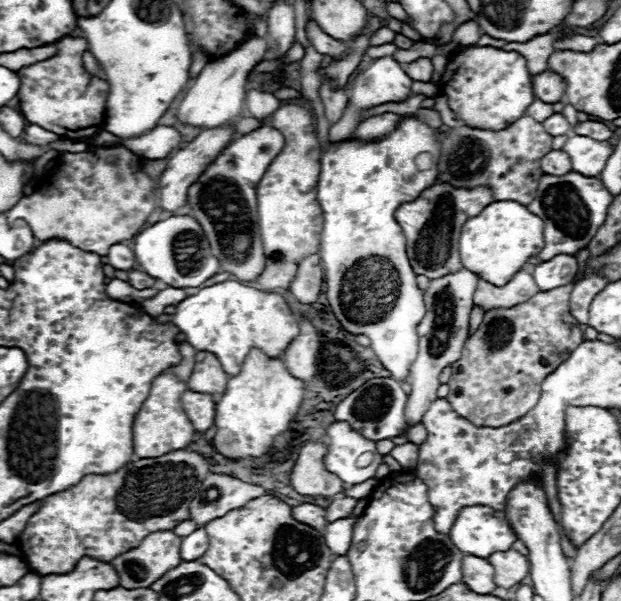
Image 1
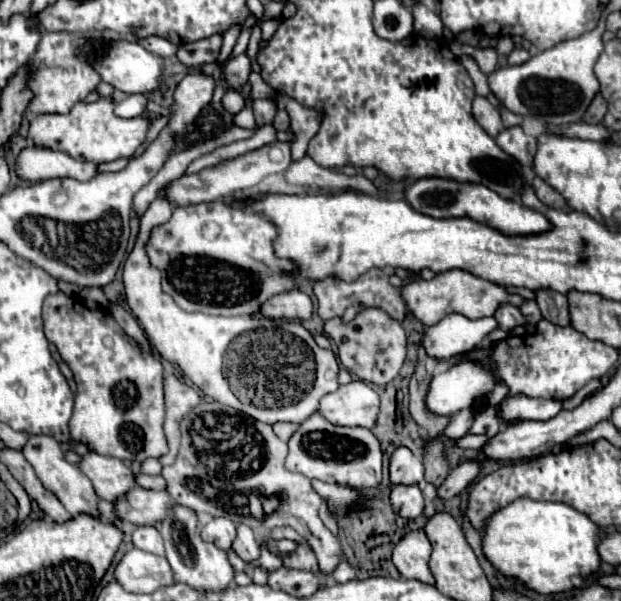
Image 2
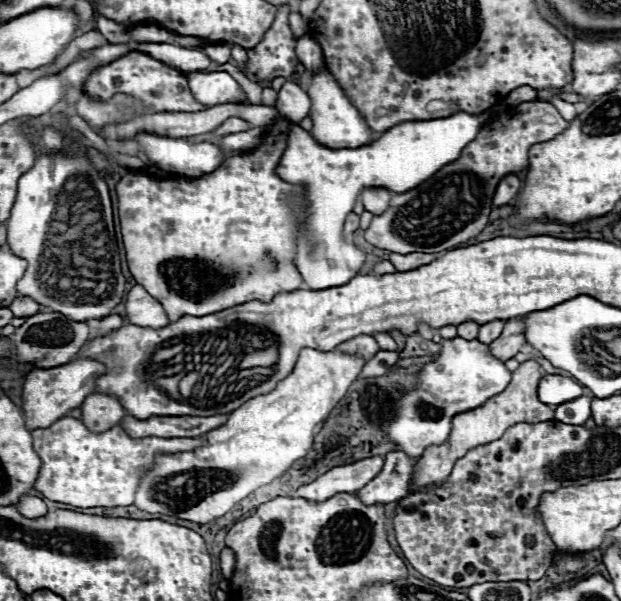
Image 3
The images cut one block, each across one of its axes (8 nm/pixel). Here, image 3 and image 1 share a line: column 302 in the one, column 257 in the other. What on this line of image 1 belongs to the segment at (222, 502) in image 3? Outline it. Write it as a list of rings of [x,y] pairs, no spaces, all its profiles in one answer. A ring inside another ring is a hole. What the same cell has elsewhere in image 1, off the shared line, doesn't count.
[[[256,348],[250,350],[250,354],[244,360],[242,372],[228,380],[226,392],[218,400],[216,420],[214,420],[218,432],[214,436],[214,448],[220,454],[224,454],[226,458],[246,458],[246,456],[258,458],[260,454],[266,454],[268,448],[272,446],[274,436],[282,434],[288,428],[288,424],[292,422],[292,418],[298,414],[298,406],[302,402],[302,388],[304,388],[304,382],[294,378],[288,372],[282,358],[270,358],[262,350],[256,350]]]

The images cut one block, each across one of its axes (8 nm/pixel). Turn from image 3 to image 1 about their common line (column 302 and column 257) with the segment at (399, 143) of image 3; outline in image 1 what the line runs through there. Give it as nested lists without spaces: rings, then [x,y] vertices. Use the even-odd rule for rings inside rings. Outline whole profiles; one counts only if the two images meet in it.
[[[262,126],[250,134],[244,134],[236,138],[188,190],[188,204],[194,212],[192,216],[200,222],[212,254],[220,260],[220,268],[234,274],[242,282],[256,282],[266,266],[258,228],[256,188],[264,176],[264,170],[268,170],[272,158],[276,158],[282,148],[284,136],[272,126]]]

